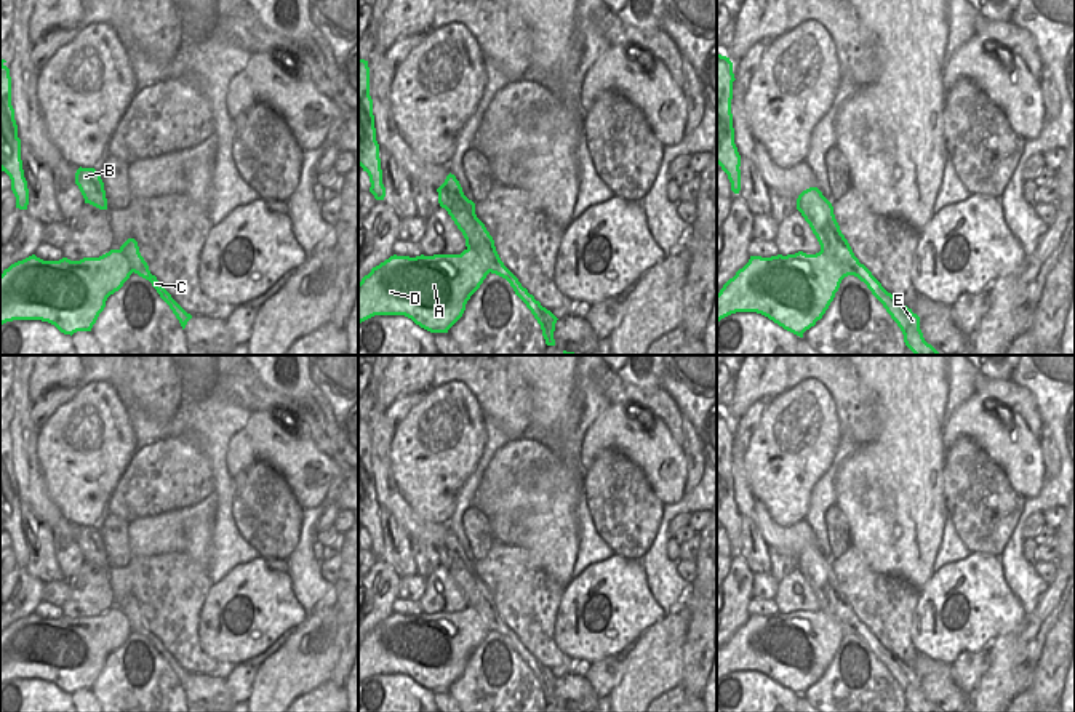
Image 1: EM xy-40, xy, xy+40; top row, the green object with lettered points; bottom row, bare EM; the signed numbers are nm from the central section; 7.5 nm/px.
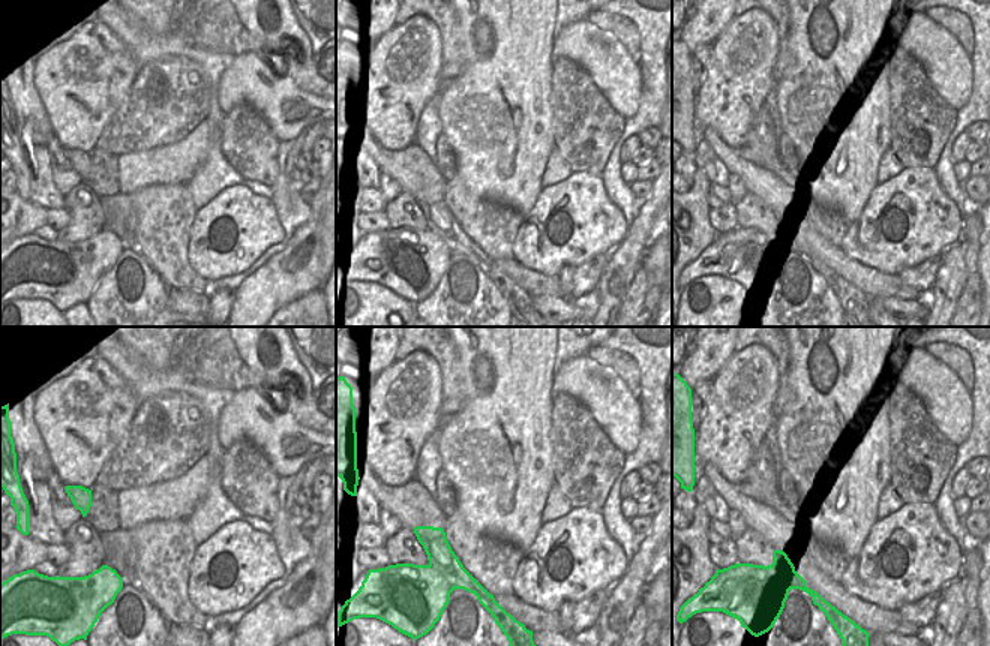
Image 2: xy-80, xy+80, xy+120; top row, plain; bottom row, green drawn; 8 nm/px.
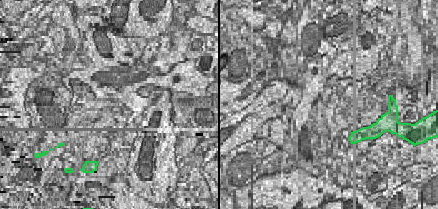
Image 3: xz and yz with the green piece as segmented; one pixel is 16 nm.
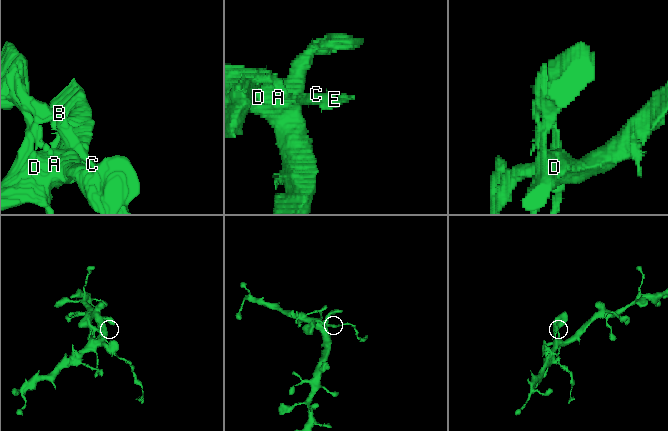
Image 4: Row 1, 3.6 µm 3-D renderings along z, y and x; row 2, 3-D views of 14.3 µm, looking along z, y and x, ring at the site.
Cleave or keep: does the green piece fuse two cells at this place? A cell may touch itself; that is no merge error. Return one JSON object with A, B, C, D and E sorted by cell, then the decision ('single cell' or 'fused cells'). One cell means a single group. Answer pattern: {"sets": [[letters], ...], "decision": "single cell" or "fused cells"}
{"sets": [["A", "D"], ["B", "C", "E"]], "decision": "fused cells"}

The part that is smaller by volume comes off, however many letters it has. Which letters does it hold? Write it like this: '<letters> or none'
B, C, E

